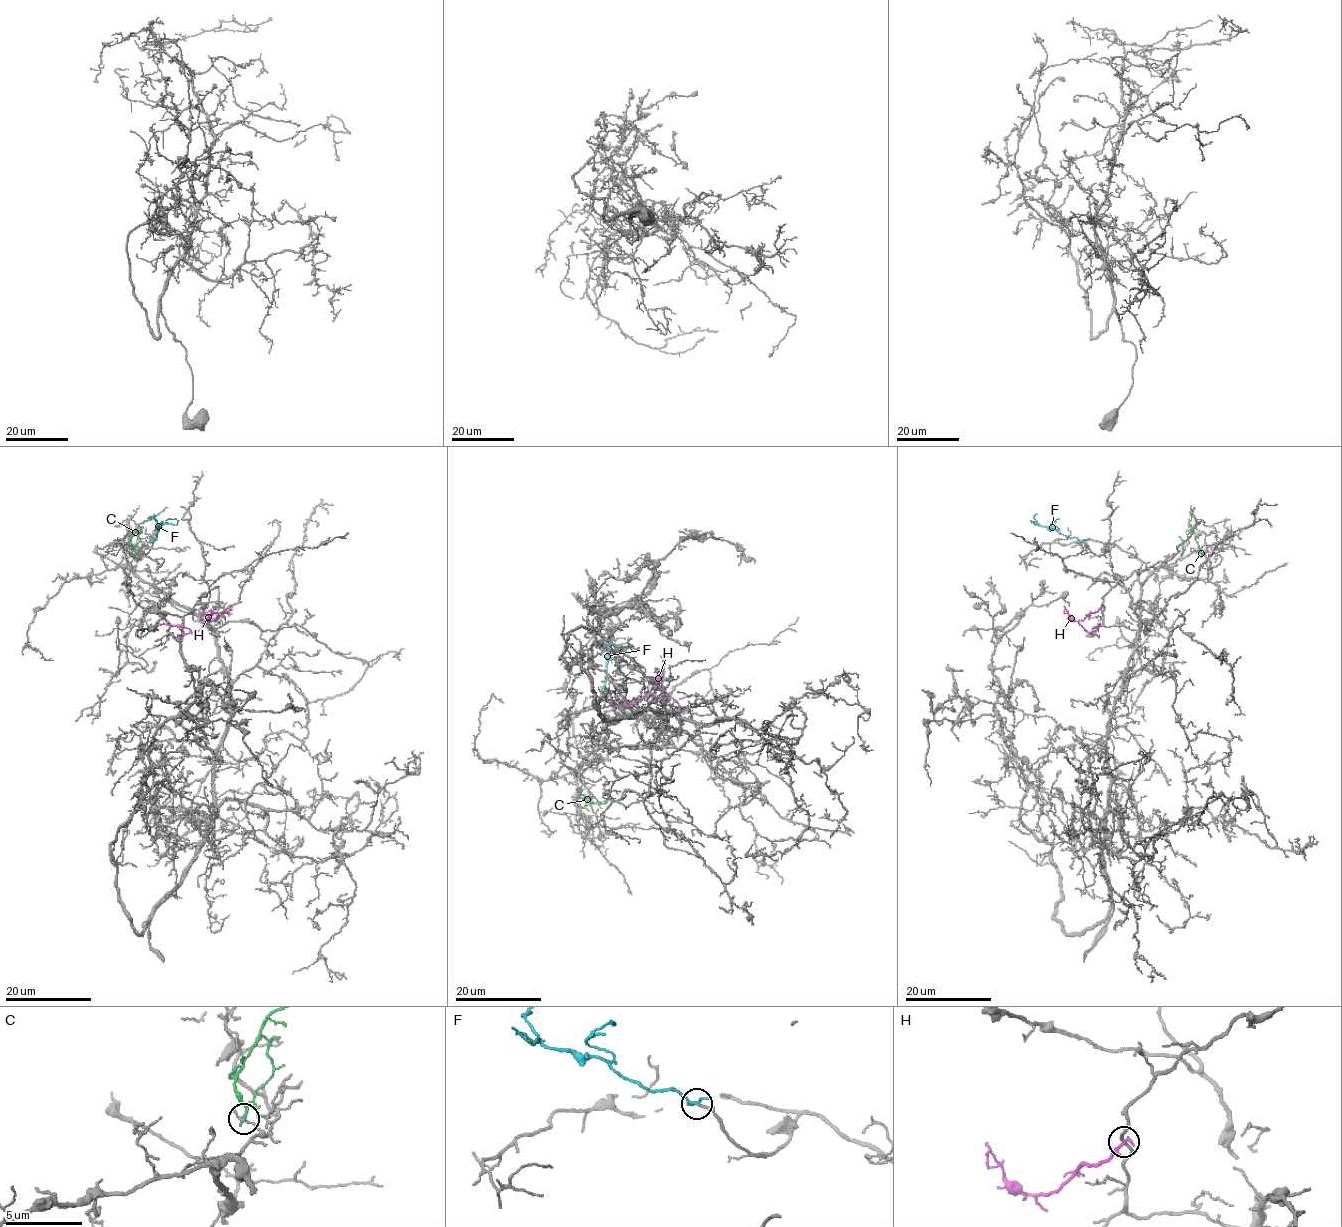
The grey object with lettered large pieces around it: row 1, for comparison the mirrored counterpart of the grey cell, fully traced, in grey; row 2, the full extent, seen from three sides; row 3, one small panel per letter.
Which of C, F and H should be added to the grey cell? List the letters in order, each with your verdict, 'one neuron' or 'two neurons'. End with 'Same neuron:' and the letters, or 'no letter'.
C: two neurons
F: one neuron
H: two neurons
Same neuron: F

